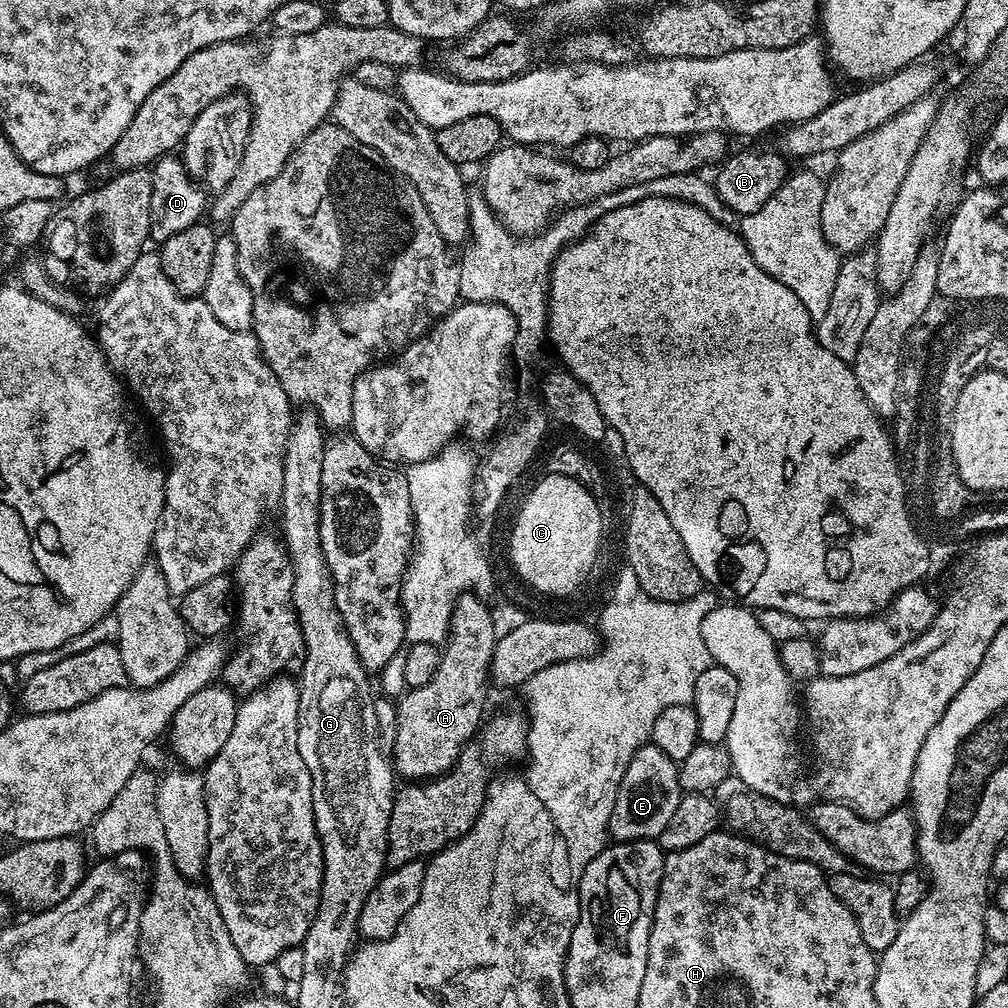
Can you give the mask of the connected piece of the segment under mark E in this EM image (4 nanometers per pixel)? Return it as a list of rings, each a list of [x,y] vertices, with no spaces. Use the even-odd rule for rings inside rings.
[[[651,742],[640,745],[640,749],[630,758],[630,766],[626,766],[626,774],[622,774],[622,782],[618,786],[618,794],[614,802],[614,810],[610,814],[608,835],[616,842],[631,842],[633,840],[656,840],[666,830],[674,810],[678,810],[682,791],[679,784],[679,770],[677,761],[670,758],[670,754],[662,754],[658,746]]]

